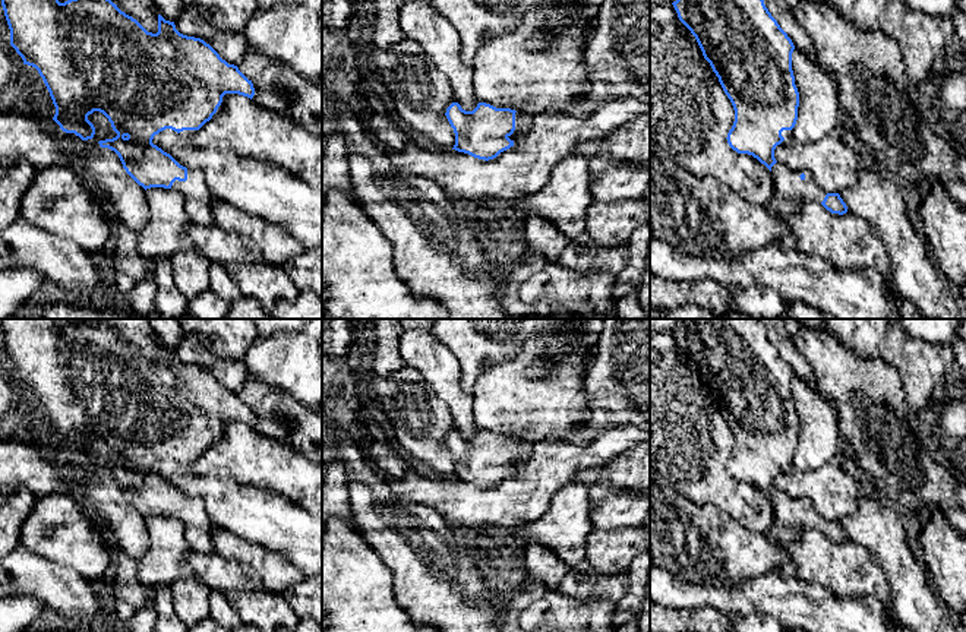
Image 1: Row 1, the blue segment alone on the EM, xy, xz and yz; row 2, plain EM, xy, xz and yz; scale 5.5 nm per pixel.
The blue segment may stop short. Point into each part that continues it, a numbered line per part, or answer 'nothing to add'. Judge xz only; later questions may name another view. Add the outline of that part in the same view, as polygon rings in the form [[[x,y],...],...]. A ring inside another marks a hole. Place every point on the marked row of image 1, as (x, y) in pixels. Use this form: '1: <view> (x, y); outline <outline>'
1: xz (523, 122); outline [[[517,111],[515,113],[515,130],[511,136],[508,136],[511,140],[515,139],[515,136],[518,133],[525,133],[530,130],[531,127],[531,123],[533,123],[533,116],[528,116],[525,113],[521,113],[521,111]]]

